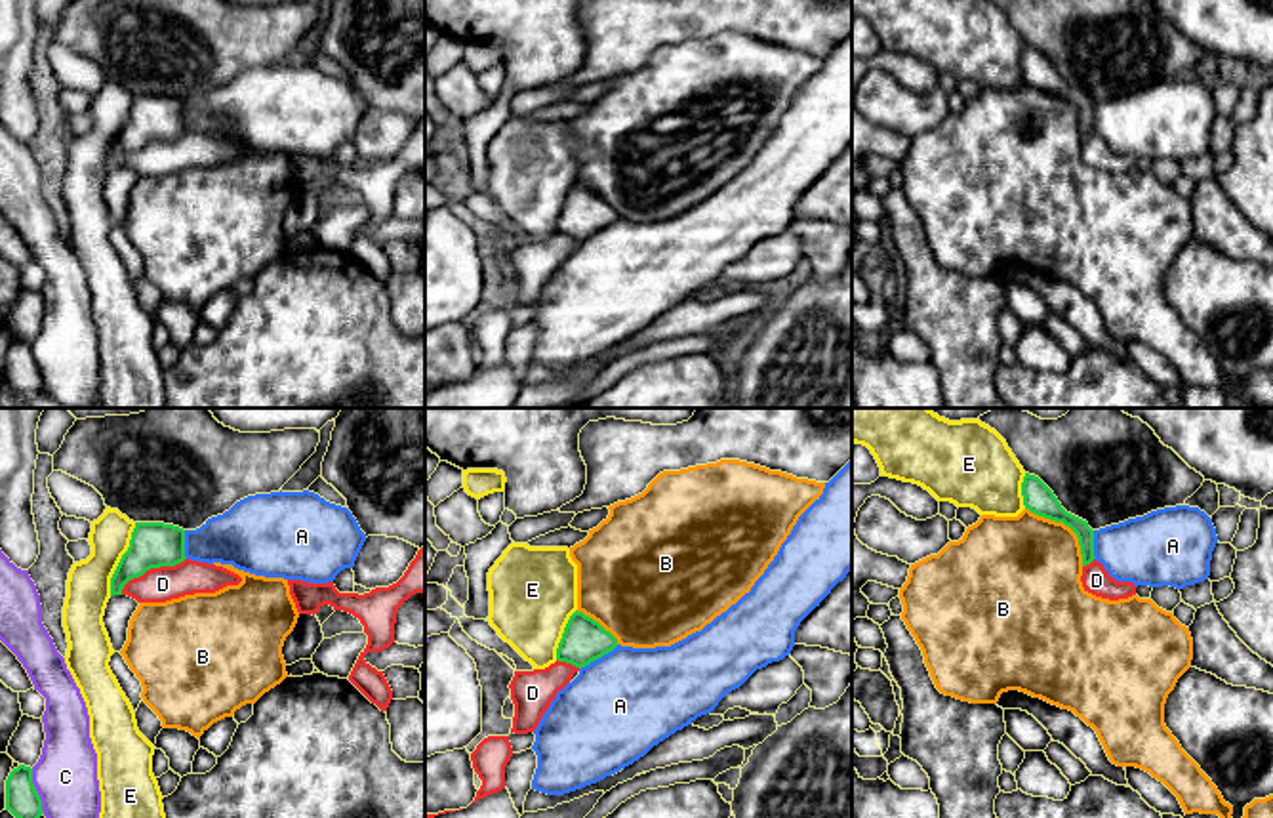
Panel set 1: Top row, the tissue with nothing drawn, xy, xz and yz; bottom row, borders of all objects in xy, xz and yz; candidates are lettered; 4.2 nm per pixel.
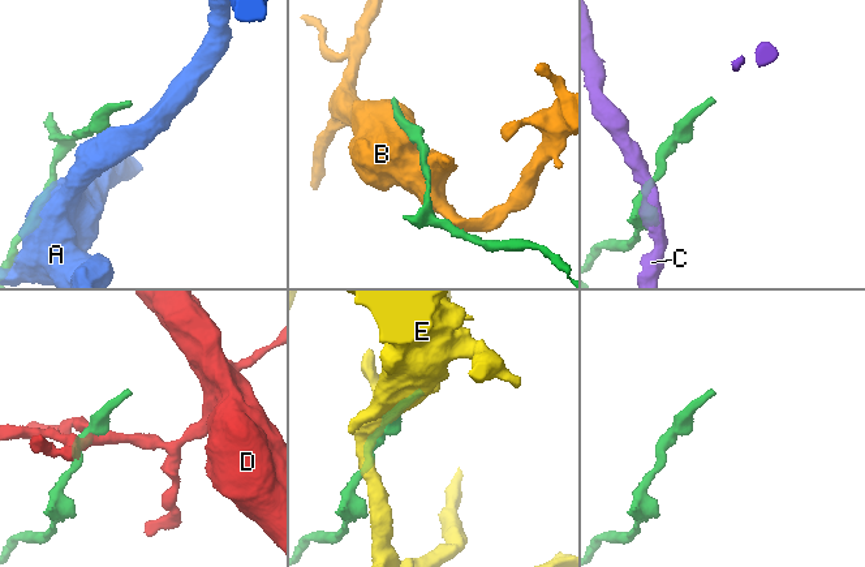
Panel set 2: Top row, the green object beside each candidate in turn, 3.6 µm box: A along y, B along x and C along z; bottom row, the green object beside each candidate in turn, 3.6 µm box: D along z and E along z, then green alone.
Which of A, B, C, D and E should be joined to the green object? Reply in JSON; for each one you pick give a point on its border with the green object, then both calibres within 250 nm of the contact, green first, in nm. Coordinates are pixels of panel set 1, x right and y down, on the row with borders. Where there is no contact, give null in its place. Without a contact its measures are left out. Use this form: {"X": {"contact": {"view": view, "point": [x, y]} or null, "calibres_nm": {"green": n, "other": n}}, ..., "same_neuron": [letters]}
{"same_neuron": []}

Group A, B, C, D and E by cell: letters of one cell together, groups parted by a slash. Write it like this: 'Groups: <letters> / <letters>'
Groups: A / B / C / D / E

